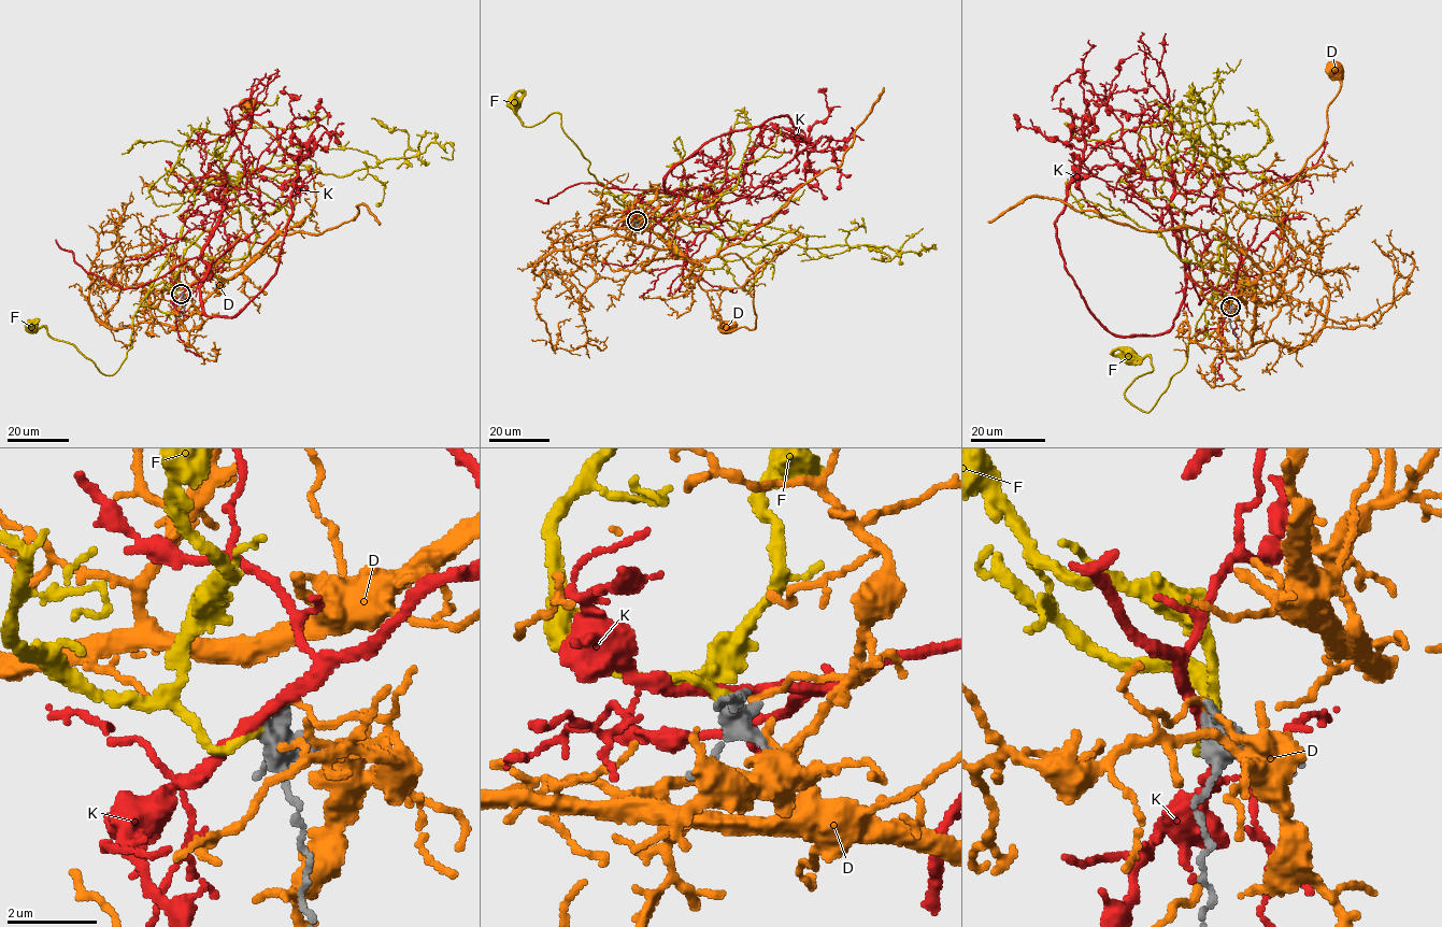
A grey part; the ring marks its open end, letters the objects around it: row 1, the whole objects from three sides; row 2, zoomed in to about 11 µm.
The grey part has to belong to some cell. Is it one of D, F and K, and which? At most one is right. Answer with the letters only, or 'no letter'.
F

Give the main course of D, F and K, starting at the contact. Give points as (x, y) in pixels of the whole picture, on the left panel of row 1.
D: (181, 294), (188, 294), (185, 318), (258, 258), (291, 217), (295, 166), (248, 114), (248, 105)
F: (181, 294), (163, 281), (150, 290), (132, 319), (132, 347), (111, 375), (73, 344), (31, 326)
K: (181, 294), (209, 279), (210, 265), (300, 186), (293, 184), (299, 151), (316, 126), (318, 101), (328, 124)

